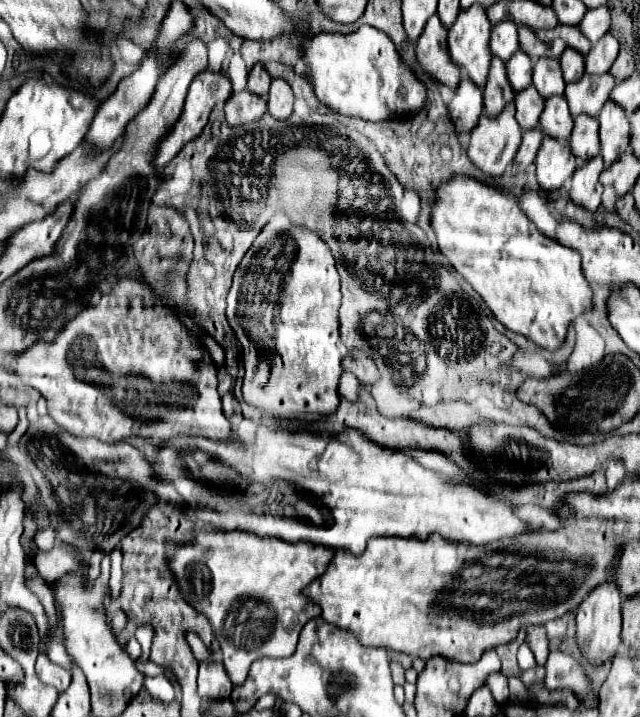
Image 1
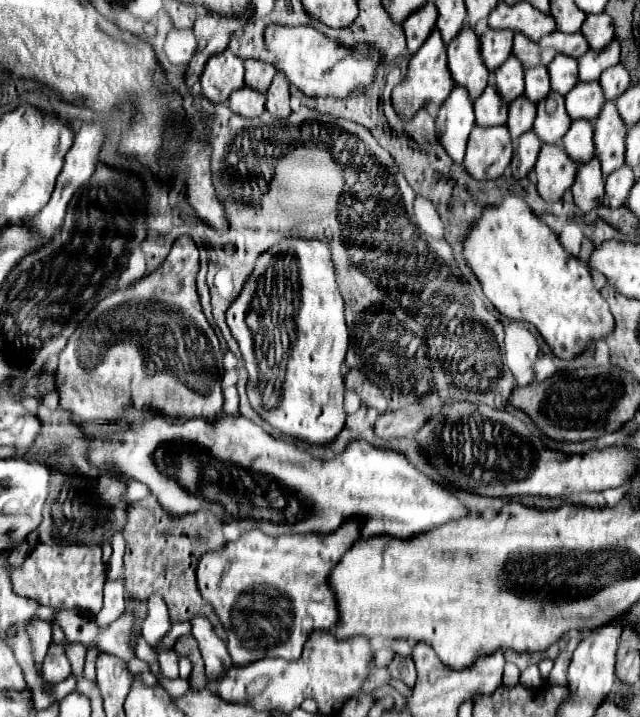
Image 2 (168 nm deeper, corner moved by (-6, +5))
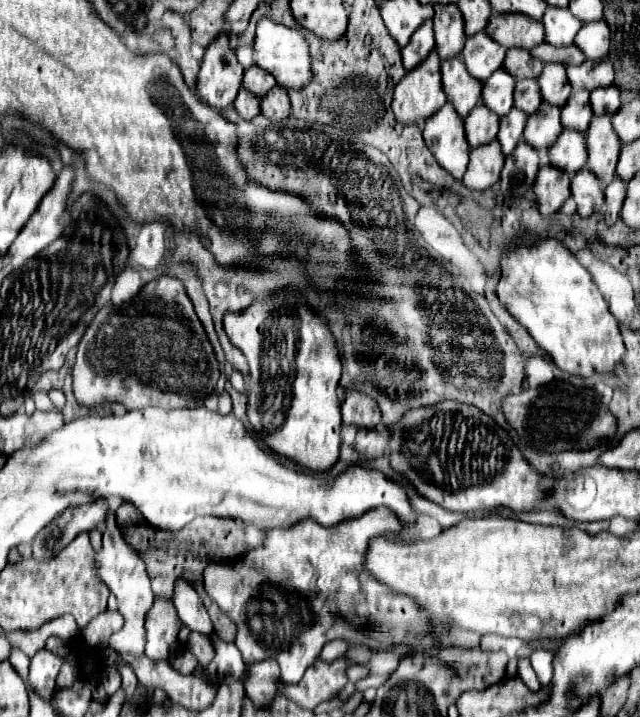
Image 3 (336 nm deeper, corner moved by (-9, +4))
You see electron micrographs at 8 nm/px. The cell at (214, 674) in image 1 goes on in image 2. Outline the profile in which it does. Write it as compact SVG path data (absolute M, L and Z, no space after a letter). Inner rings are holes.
M193 617L193 637L199 643L203 661L205 661L205 671L207 677L211 681L219 681L223 677L223 673L227 673L227 669L233 667L233 661L229 657L227 651L227 643L221 641L215 633L213 633L213 625L205 619L205 617Z

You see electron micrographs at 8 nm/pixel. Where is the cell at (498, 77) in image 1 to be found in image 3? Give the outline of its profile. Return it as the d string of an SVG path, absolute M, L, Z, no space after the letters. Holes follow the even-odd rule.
M474 106L472 112L464 118L464 134L470 148L484 146L496 138L498 118L494 118L486 106Z

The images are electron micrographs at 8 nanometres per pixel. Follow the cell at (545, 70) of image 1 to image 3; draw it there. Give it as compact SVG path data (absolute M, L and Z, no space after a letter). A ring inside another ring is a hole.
M516 82L514 88L514 108L534 114L538 106L542 104L542 98L538 98L538 82Z

